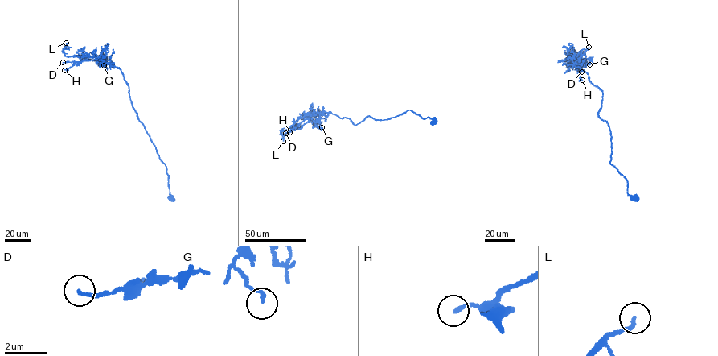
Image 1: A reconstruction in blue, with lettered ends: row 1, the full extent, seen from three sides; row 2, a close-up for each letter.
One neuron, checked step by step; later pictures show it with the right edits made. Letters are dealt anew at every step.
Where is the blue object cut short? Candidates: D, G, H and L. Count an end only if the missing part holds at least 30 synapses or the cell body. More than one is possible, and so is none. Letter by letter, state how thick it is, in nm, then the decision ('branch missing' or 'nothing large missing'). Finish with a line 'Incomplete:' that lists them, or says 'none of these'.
D: 150 nm thick; nothing large missing
G: 140 nm thick; nothing large missing
H: 160 nm thick; nothing large missing
L: 170 nm thick; nothing large missing
Incomplete: none of these

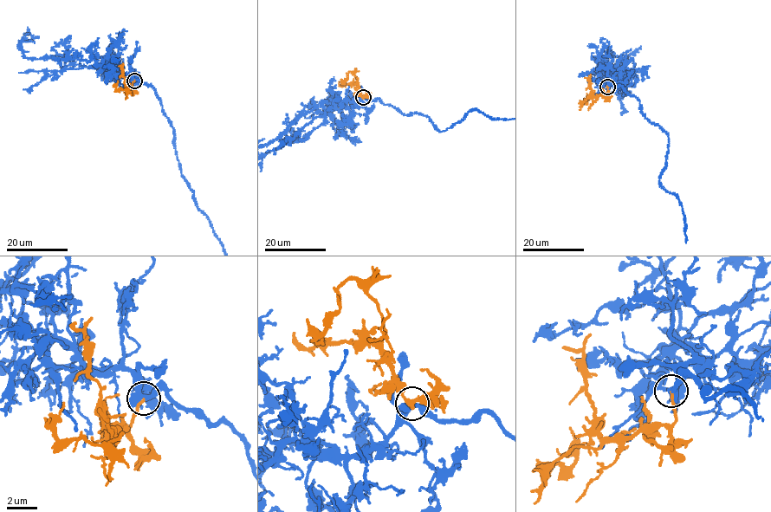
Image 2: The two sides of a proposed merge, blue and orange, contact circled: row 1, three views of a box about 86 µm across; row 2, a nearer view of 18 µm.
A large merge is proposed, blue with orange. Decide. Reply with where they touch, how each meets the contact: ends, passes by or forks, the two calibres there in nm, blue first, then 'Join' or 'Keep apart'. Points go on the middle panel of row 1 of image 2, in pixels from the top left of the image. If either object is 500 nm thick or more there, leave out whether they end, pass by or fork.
Place: (363, 97). At the ring blue passes by. At the ring orange ends. Thickness 400 nm (blue) against 150 nm. Join

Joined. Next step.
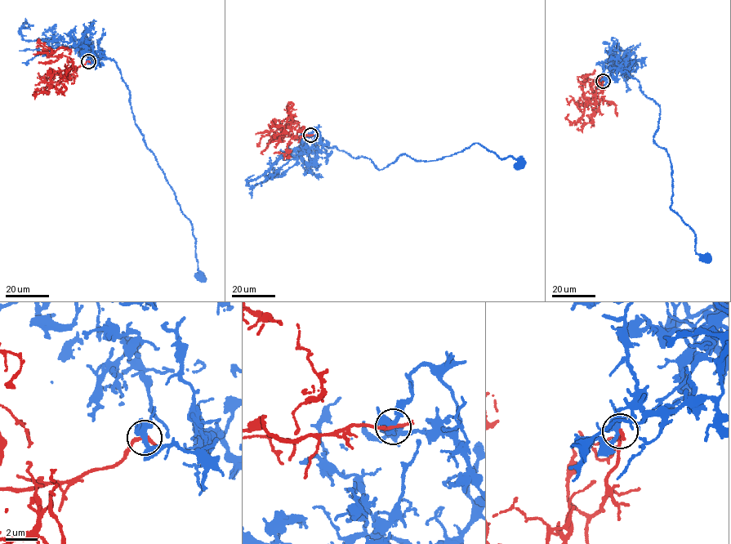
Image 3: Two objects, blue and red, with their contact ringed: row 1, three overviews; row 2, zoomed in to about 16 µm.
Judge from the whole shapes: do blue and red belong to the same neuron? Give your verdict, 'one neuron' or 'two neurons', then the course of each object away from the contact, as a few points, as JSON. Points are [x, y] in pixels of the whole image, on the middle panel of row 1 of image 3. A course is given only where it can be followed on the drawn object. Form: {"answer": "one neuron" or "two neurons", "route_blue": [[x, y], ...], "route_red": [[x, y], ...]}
{"answer": "two neurons", "route_blue": [[310, 136], [316, 127], [327, 147], [367, 158], [378, 169], [403, 153], [435, 160], [478, 143], [519, 165]], "route_red": [[310, 136], [291, 138], [292, 127], [287, 127], [291, 129], [284, 133], [283, 126], [274, 126], [271, 121]]}

